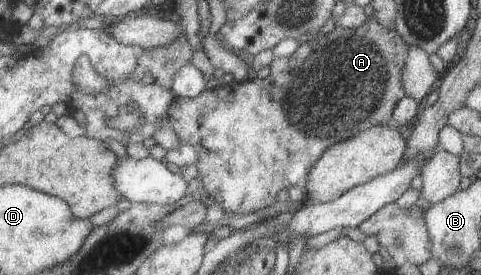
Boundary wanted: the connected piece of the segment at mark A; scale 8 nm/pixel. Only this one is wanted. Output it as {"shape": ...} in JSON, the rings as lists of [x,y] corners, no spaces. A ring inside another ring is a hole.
{"shape":[[[373,16],[366,18],[365,22],[357,28],[340,28],[333,27],[328,33],[314,32],[306,39],[306,42],[298,43],[297,49],[291,56],[287,58],[273,57],[269,64],[269,74],[263,80],[249,78],[247,81],[233,80],[226,86],[204,89],[195,98],[185,98],[175,96],[174,102],[168,110],[168,117],[171,121],[171,126],[180,144],[193,146],[197,152],[197,180],[201,182],[203,190],[208,197],[213,198],[215,205],[223,210],[226,216],[232,214],[249,214],[268,207],[276,202],[276,193],[281,189],[288,189],[291,186],[297,186],[303,190],[306,184],[307,174],[313,168],[313,164],[317,162],[319,156],[326,149],[335,145],[337,142],[343,142],[361,131],[369,129],[371,126],[391,125],[393,110],[395,104],[404,98],[405,92],[401,87],[400,75],[402,68],[405,65],[408,47],[405,42],[399,37],[399,34],[392,29],[387,29],[376,22]],[[275,88],[281,89],[282,96],[280,100],[272,100],[269,93]]]}

